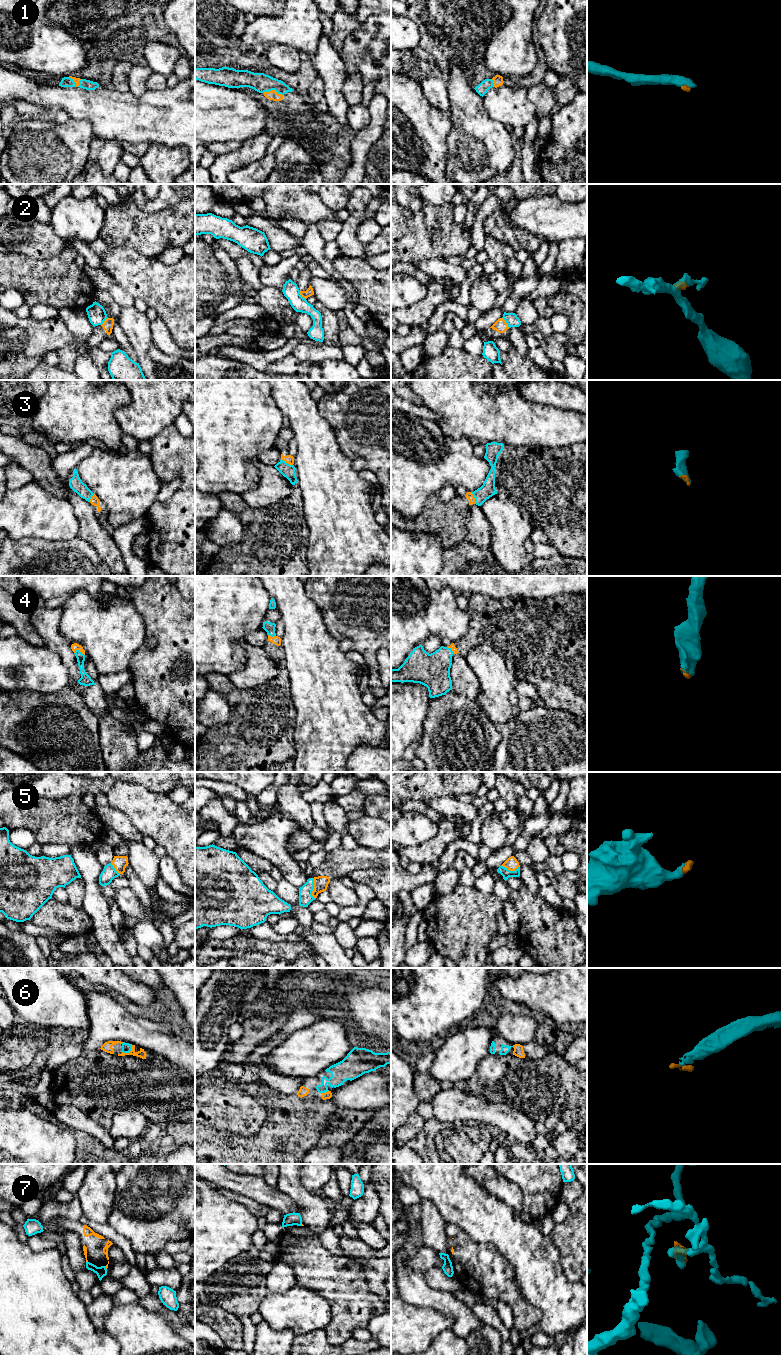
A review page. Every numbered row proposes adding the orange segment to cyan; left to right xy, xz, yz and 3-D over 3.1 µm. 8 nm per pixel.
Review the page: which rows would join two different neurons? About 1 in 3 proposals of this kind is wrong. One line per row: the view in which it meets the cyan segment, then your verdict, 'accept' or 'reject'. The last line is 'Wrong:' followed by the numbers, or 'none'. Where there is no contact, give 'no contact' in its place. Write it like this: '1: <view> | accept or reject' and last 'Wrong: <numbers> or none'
1: xz | accept
2: yz | reject
3: xz | accept
4: xy | accept
5: xz | accept
6: xy | accept
7: xy | reject
Wrong: 2, 7

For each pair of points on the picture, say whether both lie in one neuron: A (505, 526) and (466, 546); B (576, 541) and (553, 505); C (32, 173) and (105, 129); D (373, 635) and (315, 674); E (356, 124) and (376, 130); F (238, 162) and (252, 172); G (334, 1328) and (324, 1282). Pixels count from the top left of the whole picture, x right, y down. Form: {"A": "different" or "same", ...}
{"A": "different", "B": "same", "C": "different", "D": "different", "E": "different", "F": "different", "G": "same"}

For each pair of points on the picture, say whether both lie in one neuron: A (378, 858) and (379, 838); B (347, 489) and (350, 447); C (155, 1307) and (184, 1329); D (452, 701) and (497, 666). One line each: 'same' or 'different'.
A: different
B: different
C: same
D: different

